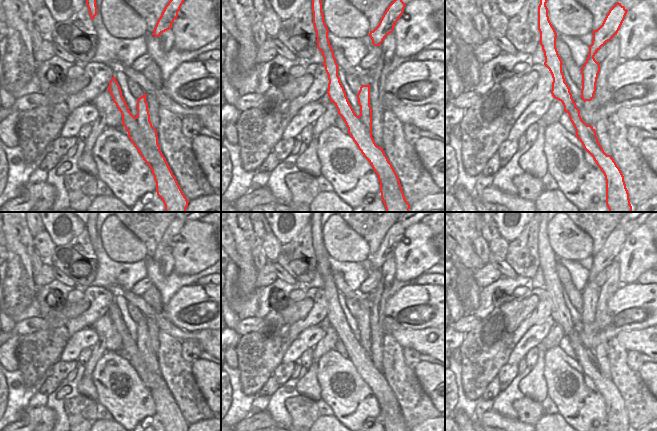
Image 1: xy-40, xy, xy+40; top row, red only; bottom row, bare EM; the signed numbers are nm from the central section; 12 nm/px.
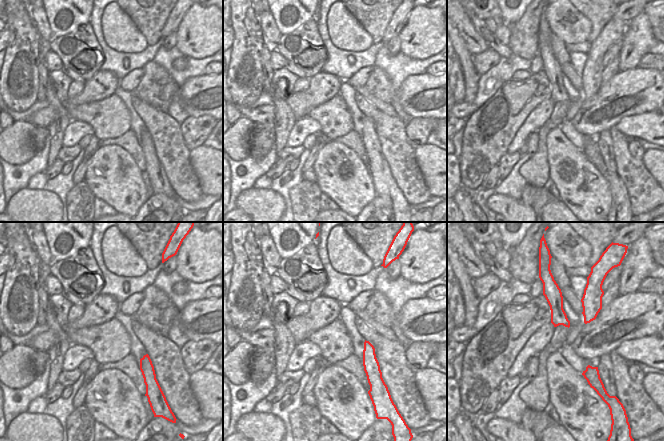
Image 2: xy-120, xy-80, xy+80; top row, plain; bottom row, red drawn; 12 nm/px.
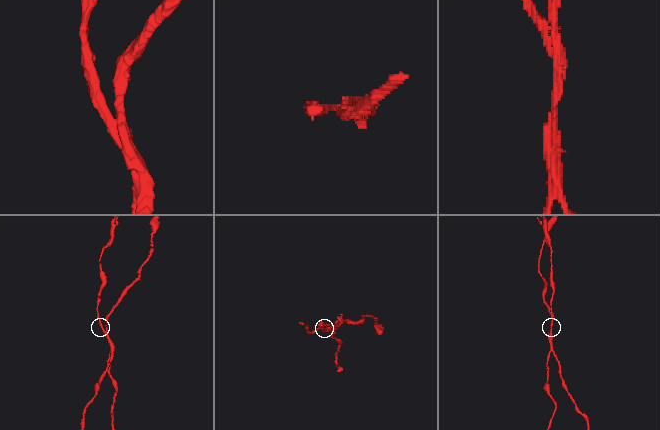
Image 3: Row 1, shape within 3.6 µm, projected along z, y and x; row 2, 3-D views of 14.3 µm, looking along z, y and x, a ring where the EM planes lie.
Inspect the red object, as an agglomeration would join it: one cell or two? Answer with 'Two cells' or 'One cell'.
Two cells

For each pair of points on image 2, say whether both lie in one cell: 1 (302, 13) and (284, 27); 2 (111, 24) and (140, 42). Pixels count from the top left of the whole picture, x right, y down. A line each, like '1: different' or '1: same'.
1: same
2: same

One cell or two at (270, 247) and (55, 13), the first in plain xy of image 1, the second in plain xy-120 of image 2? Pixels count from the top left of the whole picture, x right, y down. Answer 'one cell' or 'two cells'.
two cells

